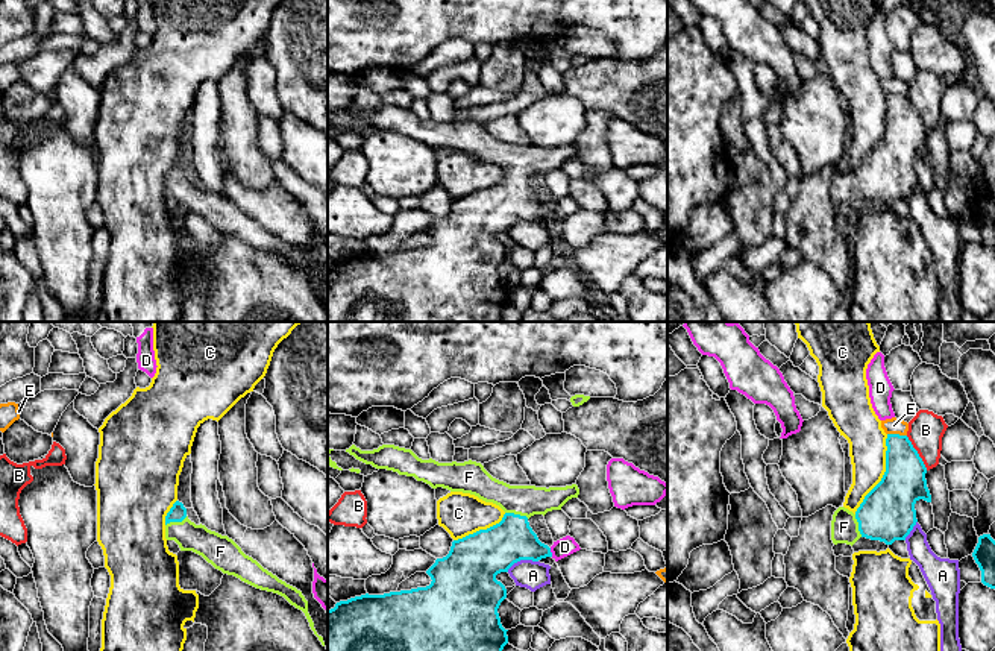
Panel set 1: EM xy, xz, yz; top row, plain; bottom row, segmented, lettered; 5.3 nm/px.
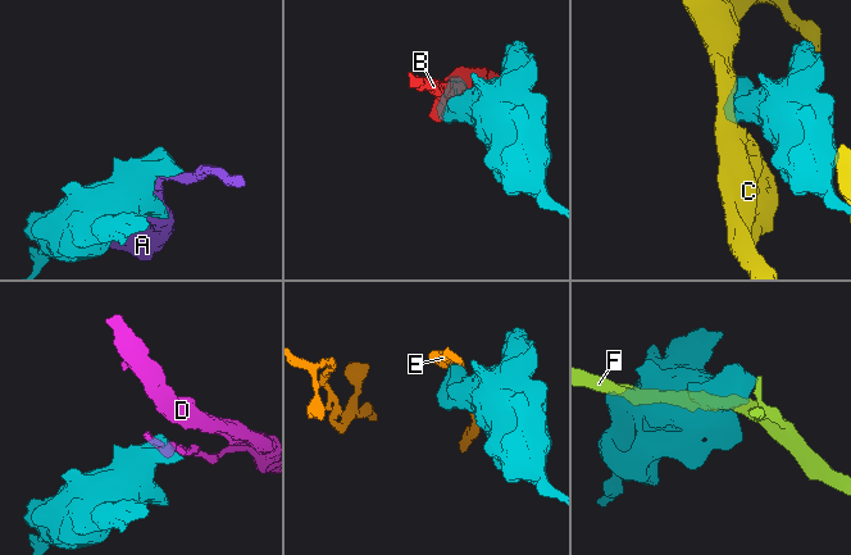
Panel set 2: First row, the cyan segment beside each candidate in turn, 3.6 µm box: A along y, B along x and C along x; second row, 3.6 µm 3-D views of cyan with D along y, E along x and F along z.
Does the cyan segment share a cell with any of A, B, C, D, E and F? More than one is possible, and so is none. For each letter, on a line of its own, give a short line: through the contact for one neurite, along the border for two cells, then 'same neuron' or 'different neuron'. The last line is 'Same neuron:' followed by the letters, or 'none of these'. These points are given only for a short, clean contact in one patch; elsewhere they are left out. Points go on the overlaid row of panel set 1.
A: different neuron
B: different neuron
C: different neuron
D: different neuron
E: yz (888, 433), (906, 436) | different neuron
F: xz (490, 551), (514, 527), (517, 515), (527, 501) | same neuron
Same neuron: F

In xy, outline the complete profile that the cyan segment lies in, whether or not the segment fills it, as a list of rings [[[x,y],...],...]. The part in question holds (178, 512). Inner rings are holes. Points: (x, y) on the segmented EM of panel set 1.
[[[176,501],[165,516],[165,539],[174,540],[180,551],[193,551],[223,574],[234,575],[241,581],[267,592],[284,596],[291,605],[302,610],[311,630],[325,646],[323,637],[317,634],[308,613],[308,601],[300,590],[279,580],[264,569],[256,560],[246,555],[241,548],[228,536],[196,525],[187,516],[187,508]]]

